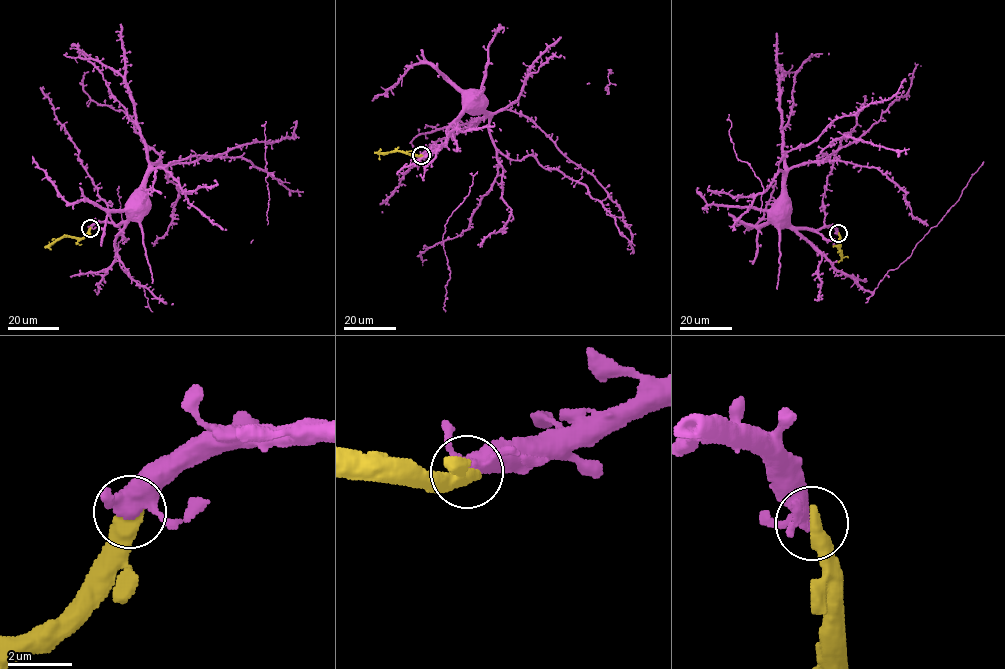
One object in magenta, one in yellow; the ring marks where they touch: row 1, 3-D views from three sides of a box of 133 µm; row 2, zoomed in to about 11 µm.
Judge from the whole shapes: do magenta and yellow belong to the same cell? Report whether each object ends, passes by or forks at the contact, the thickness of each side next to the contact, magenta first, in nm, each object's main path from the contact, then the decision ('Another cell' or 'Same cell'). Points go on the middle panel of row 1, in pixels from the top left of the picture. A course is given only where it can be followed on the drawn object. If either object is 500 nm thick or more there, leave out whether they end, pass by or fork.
Thickness 360 nm (magenta) against 600 nm. Course of magenta: (421, 155), (433, 152), (444, 143), (462, 111), (463, 103), (472, 94). Course of yellow: (421, 155), (398, 151), (378, 152), (381, 148). Same cell

